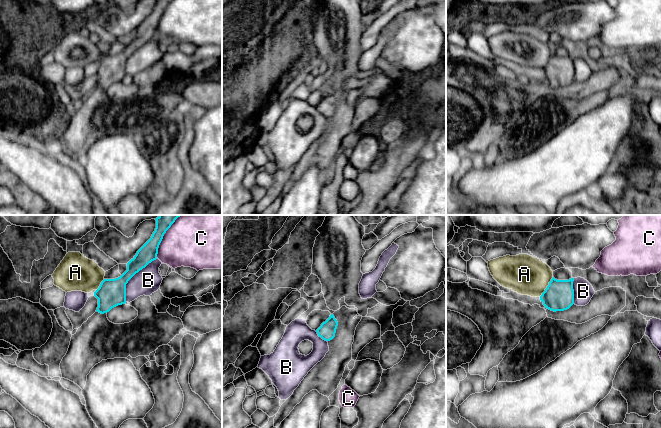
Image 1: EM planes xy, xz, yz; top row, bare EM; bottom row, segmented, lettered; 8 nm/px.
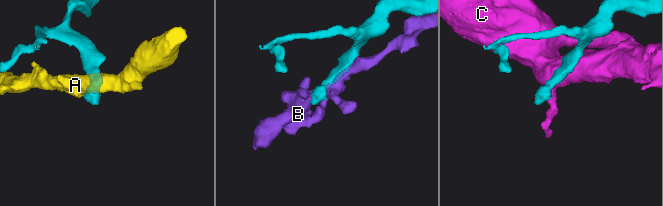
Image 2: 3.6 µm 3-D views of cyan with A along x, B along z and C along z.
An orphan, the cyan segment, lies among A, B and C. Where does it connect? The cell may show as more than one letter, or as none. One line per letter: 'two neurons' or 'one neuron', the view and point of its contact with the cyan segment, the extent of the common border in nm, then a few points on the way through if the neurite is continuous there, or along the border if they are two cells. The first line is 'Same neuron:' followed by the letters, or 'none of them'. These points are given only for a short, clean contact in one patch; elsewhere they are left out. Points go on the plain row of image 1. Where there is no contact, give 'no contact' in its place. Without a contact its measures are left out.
Same neuron: none of them
A: two neurons | yz (547, 63) | 200 nm | along yz (553, 53), (539, 72)
B: two neurons | xy (132, 52) | 440 nm
C: two neurons | xy (161, 16) | 300 nm

